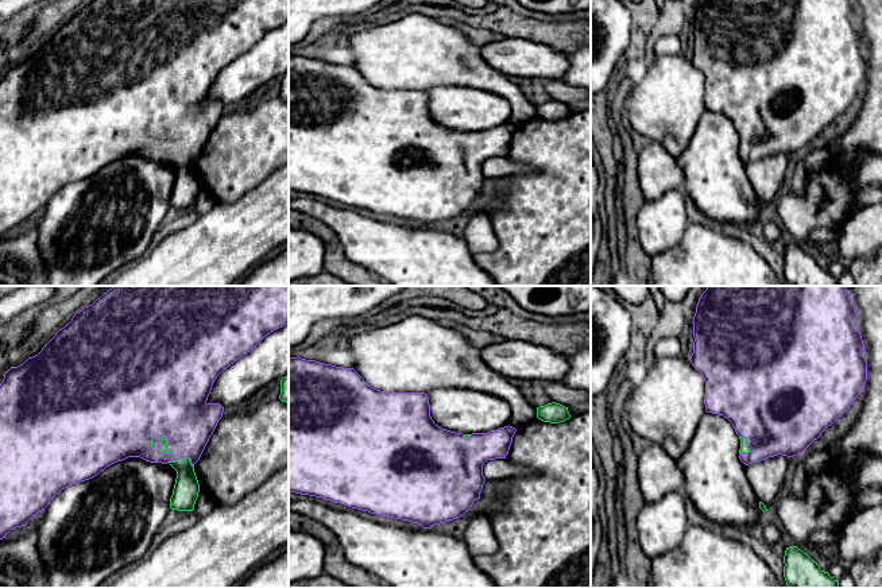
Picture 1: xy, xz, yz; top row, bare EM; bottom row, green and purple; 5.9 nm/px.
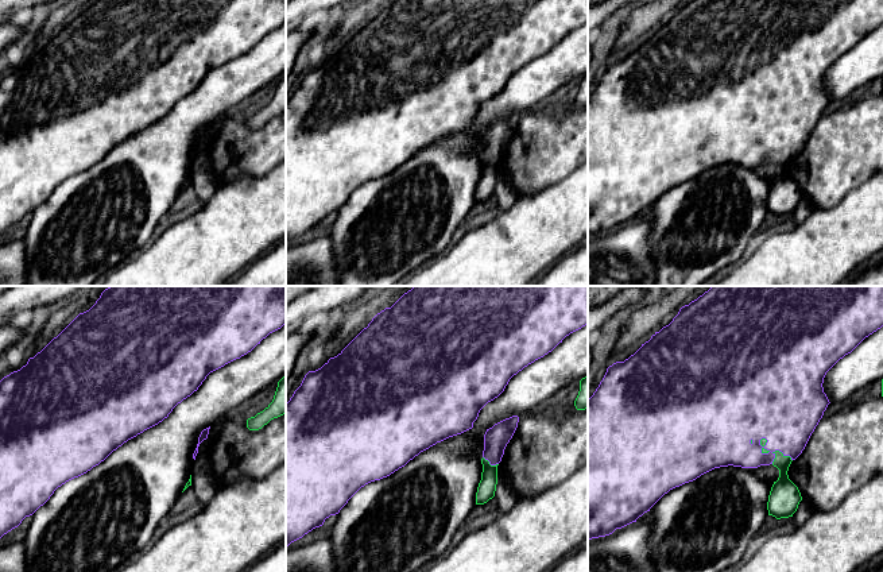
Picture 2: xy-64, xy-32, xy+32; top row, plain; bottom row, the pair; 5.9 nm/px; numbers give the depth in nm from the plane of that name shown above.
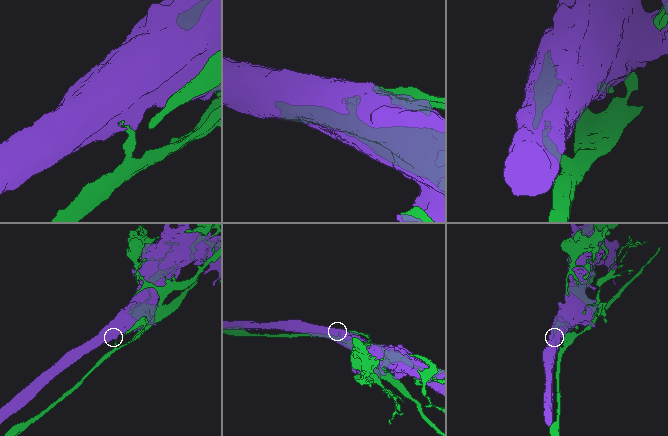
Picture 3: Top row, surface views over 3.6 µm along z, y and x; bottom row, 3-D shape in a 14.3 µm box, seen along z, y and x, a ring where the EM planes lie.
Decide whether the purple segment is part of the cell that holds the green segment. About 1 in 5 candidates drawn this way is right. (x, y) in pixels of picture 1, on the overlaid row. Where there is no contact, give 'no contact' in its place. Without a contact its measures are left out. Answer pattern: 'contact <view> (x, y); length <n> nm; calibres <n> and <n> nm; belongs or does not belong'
contact xy (165, 444); length 130 nm; calibres 50 and 400 nm; does not belong

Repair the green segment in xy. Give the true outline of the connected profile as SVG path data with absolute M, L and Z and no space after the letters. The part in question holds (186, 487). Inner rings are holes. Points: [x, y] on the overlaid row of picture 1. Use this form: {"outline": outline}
{"outline": "M189 457L169 463L177 471L177 479L170 498L170 508L178 511L193 511L200 492L200 484L194 465Z"}

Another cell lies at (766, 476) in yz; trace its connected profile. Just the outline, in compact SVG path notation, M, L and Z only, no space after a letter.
M778 454L746 465L746 475L751 487L758 499L766 506L767 511L773 511L774 504L781 495L788 464L789 459Z

